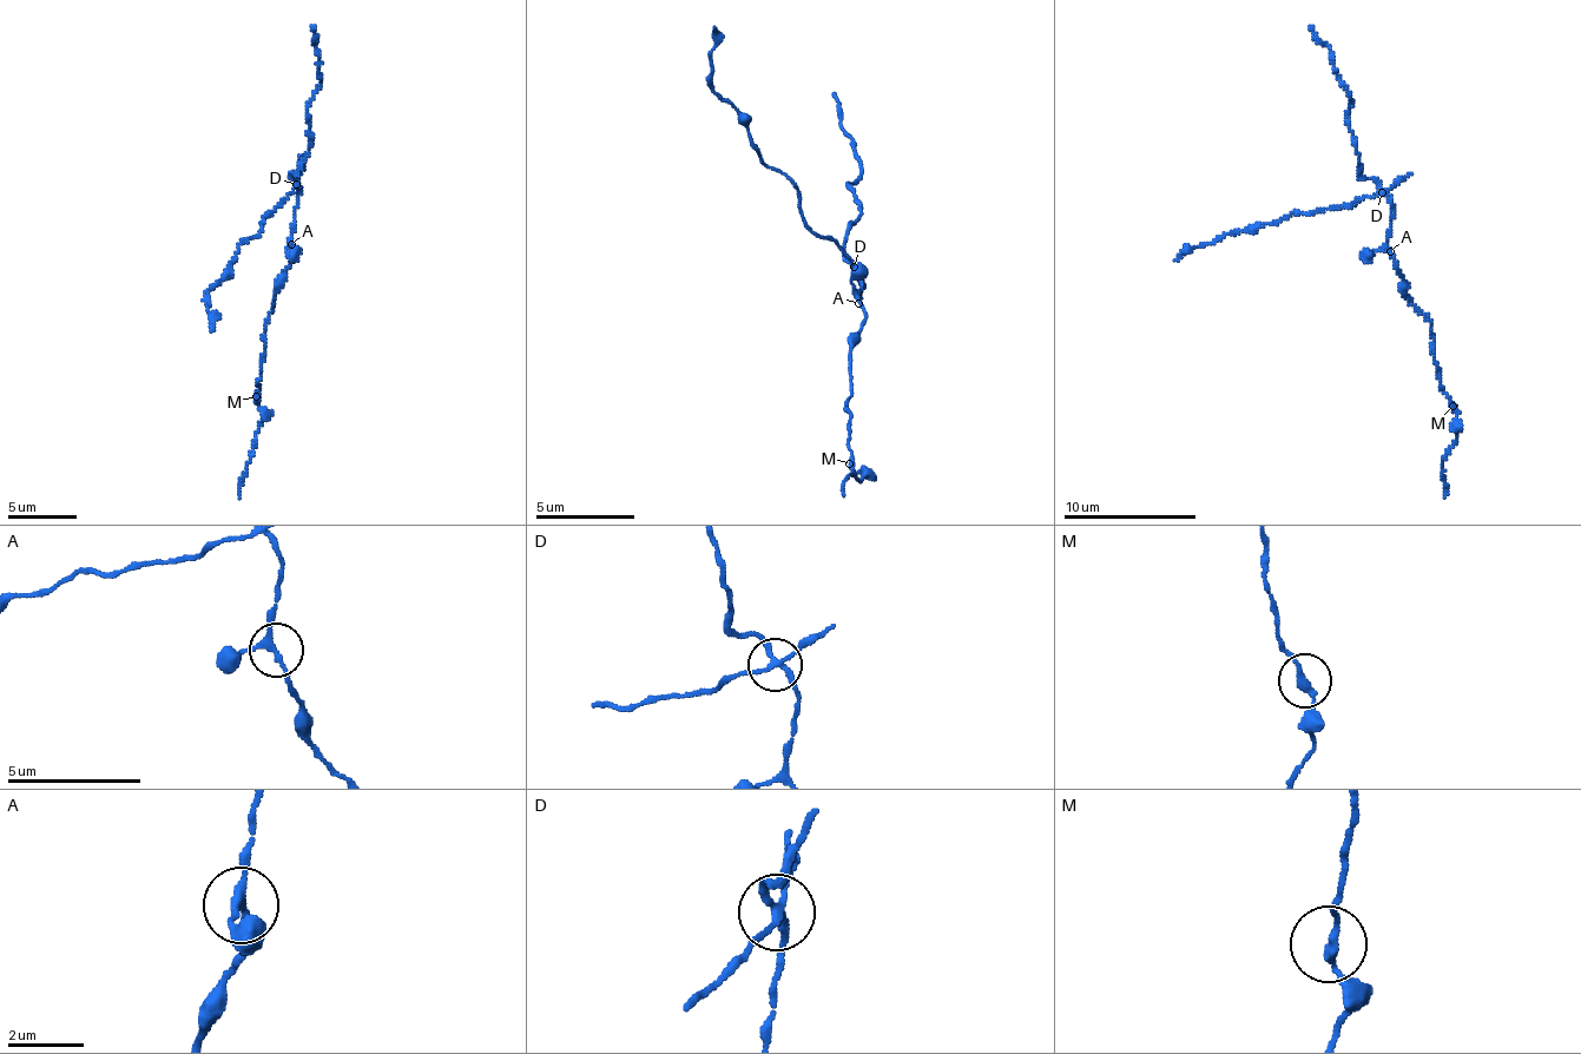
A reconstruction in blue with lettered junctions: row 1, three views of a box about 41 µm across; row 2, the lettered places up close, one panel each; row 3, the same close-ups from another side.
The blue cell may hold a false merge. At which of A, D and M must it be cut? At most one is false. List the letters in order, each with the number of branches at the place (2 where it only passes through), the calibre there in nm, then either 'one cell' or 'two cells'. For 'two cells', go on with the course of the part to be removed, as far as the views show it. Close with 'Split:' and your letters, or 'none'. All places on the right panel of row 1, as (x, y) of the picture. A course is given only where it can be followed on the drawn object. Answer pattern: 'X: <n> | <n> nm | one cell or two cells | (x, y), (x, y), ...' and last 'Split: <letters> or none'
A: 3 | 190 nm | one cell
D: 4 | 190 nm | one cell
M: 2 | 200 nm | one cell
Split: none

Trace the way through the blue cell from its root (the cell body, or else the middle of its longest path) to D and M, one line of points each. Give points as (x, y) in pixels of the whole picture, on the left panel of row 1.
D: (291, 238), (298, 204), (296, 183)
M: (291, 238), (294, 259), (283, 270), (283, 287), (275, 292), (265, 325), (265, 355), (256, 396)

